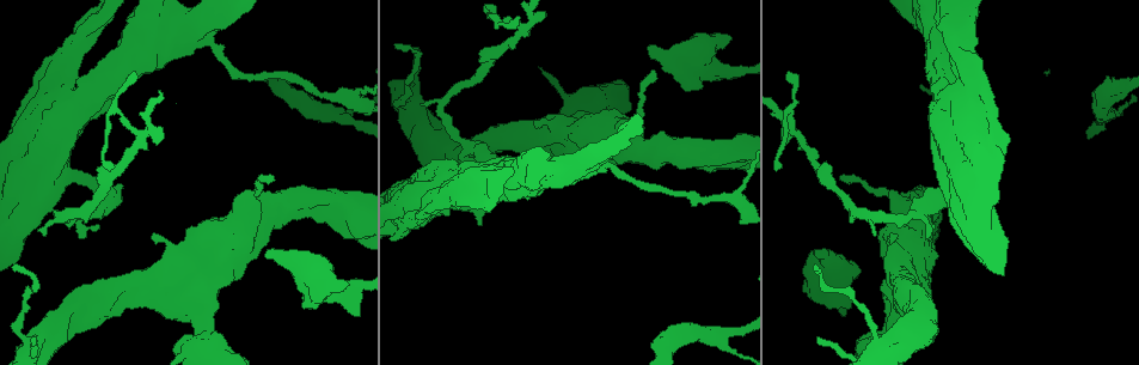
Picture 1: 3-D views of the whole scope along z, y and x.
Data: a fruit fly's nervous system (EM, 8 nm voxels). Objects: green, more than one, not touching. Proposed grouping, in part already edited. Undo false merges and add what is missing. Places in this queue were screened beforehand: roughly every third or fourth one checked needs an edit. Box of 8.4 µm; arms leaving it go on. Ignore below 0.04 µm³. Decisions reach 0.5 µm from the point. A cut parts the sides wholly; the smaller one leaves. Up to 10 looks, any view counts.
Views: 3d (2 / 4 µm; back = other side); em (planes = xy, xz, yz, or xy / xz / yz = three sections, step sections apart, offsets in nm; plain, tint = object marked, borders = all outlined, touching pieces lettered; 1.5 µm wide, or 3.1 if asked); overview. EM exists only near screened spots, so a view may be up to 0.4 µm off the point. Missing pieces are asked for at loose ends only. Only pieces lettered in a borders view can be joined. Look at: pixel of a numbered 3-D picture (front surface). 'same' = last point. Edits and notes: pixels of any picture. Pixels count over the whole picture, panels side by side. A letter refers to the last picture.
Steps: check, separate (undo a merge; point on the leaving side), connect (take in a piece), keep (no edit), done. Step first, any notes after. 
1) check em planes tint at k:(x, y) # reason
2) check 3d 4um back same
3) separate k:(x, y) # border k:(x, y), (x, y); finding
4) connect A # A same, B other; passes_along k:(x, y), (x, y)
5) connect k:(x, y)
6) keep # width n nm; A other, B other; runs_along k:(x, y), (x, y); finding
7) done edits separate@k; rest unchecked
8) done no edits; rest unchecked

check em yz step 8 tint at 1:(134, 73) # an open end

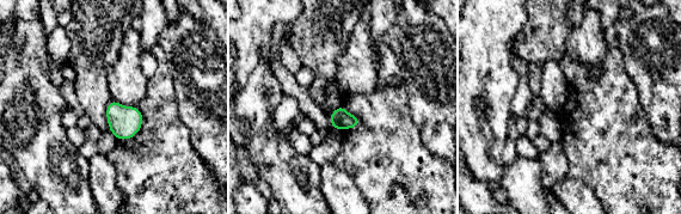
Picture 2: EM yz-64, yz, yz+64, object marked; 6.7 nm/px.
check em yz step 8 borders same # what lies round it

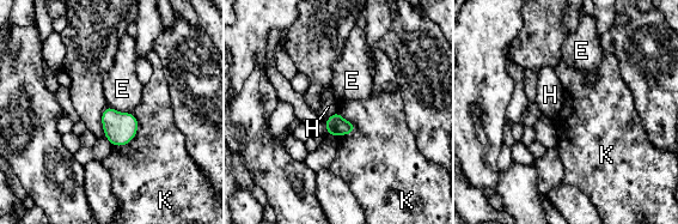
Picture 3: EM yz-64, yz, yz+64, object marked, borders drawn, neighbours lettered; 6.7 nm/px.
keep # width 140 nm; longest_contact K 280 nm; E other, H other, K other; none of them fits

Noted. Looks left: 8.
check em planes borders at 1:(652, 46) # stops while still wide

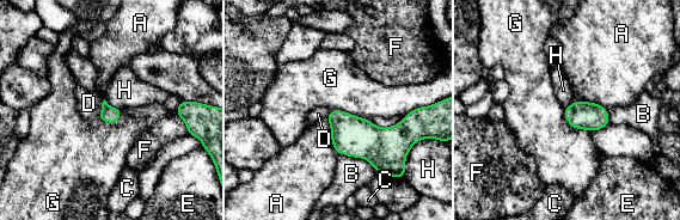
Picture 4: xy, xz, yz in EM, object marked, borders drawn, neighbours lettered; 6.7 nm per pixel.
connect D # longest_contact B 320 nm; A other, B other, C other, D same, E other, F other, G other, H other; passes_along 4:(108, 114), (100, 109), (89, 103); the cell continues

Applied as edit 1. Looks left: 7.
check overview # redraw

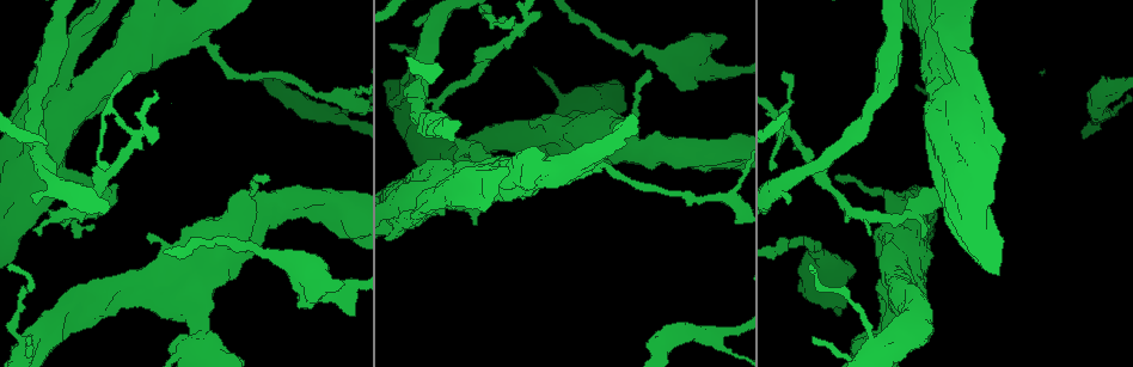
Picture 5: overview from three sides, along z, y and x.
check 3d 4um at 5:(649, 71) # free end

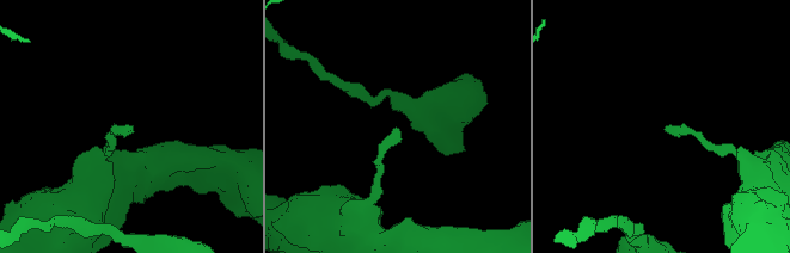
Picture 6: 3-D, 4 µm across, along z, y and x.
check em xz step 4 borders at 6:(397, 131)

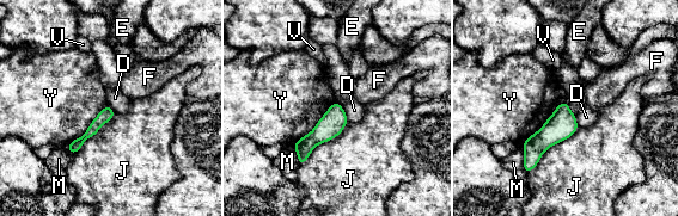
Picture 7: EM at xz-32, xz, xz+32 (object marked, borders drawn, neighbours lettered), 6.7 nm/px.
check em planes borders same

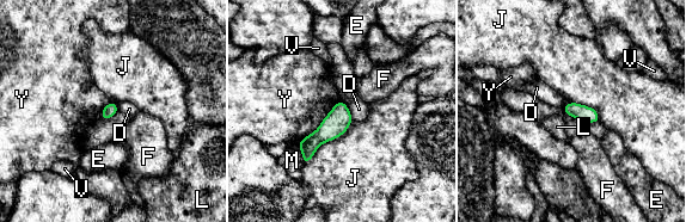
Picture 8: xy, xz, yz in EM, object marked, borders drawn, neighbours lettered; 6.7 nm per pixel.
keep # D other, E other, F other, J other, L other, M other, V other, Y other; runs_along 8:(341, 104), (305, 160); none of them fits

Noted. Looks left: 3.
check em planes tint at 5:(203, 336) # small branch off a trunk

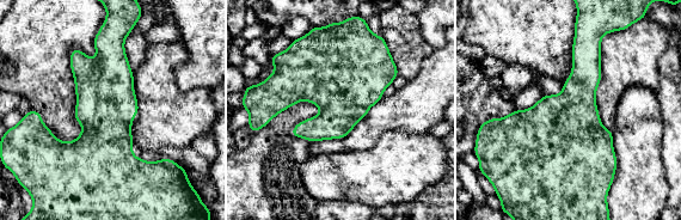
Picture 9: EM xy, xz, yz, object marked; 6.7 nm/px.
check em planes borders same # what lies round it

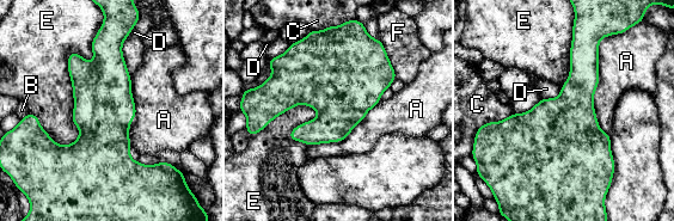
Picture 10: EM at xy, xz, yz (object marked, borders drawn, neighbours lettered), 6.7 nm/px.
keep # width 420 nm; A other, B other, C other, D other, E other, F other; continuous, no second cell

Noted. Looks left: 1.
done edits connect@4; rest unchecked

